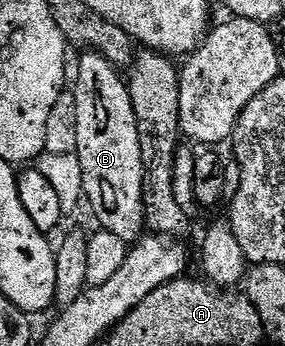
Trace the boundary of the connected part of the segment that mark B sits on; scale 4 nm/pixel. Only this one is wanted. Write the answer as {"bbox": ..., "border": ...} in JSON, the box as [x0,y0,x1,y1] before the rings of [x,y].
{"bbox":[71,50,145,245],"border":[[[86,50],[85,55],[77,63],[77,84],[71,87],[71,94],[75,97],[77,108],[79,109],[79,145],[77,146],[77,156],[79,157],[79,165],[83,165],[83,189],[85,190],[85,199],[87,203],[93,206],[93,215],[98,219],[100,230],[115,233],[115,237],[119,237],[127,245],[133,245],[142,238],[145,226],[145,166],[143,165],[143,153],[139,145],[139,125],[137,124],[137,114],[133,108],[131,101],[131,93],[129,92],[129,84],[121,75],[122,72],[113,66],[111,61],[107,61],[107,57],[103,57],[97,51]]]}

